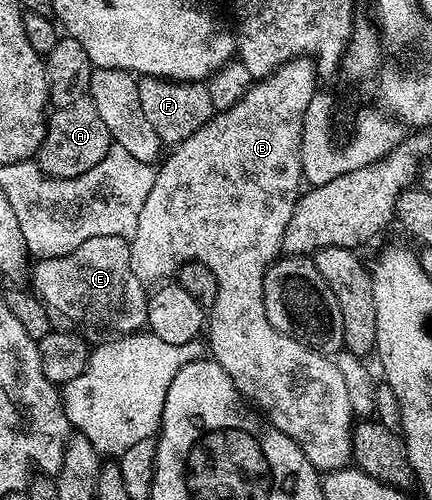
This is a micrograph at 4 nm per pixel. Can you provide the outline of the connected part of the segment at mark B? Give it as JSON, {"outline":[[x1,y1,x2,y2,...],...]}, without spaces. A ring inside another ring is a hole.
{"outline":[[307,56,294,57,290,61,285,61,269,77,261,77,251,85,242,95,242,99,238,99,238,103,234,103,229,109,219,110,205,125,198,127,198,131,194,131,194,135,190,135,190,139,175,146,169,152,172,154,168,158,165,156,159,162,154,187,150,187,150,195,146,195,146,203,142,203,142,215,138,215,138,231,134,231,134,235,130,238,130,263,134,267,134,275,138,275,138,279,145,283,163,282,191,261,206,263,206,267,210,267,210,271,214,271,214,275,218,279,218,299,214,299,214,303,210,307,210,316,206,321,206,345,210,350,211,360,217,361,226,371,226,375,230,375,230,379,241,397,251,402,261,414,266,415,266,419,274,427,278,427,278,431,282,431,287,437,294,439,294,443,298,443,298,447,306,455,306,459,310,459,310,463,316,470,331,471,345,468,353,460,354,414,346,392,346,383,342,380,342,371,338,371,335,360,331,356,315,353,313,349,307,349,302,343,282,335,282,331,275,329,270,323,270,319,266,319,266,307,264,306,264,276,268,266,281,256,286,235,286,223,290,223,290,215,294,215,296,202,302,196,302,188,300,189,304,176,300,162,302,119,306,115,306,107,309,105,310,99,314,99,314,95,318,92,316,81,318,82,316,66]]}

